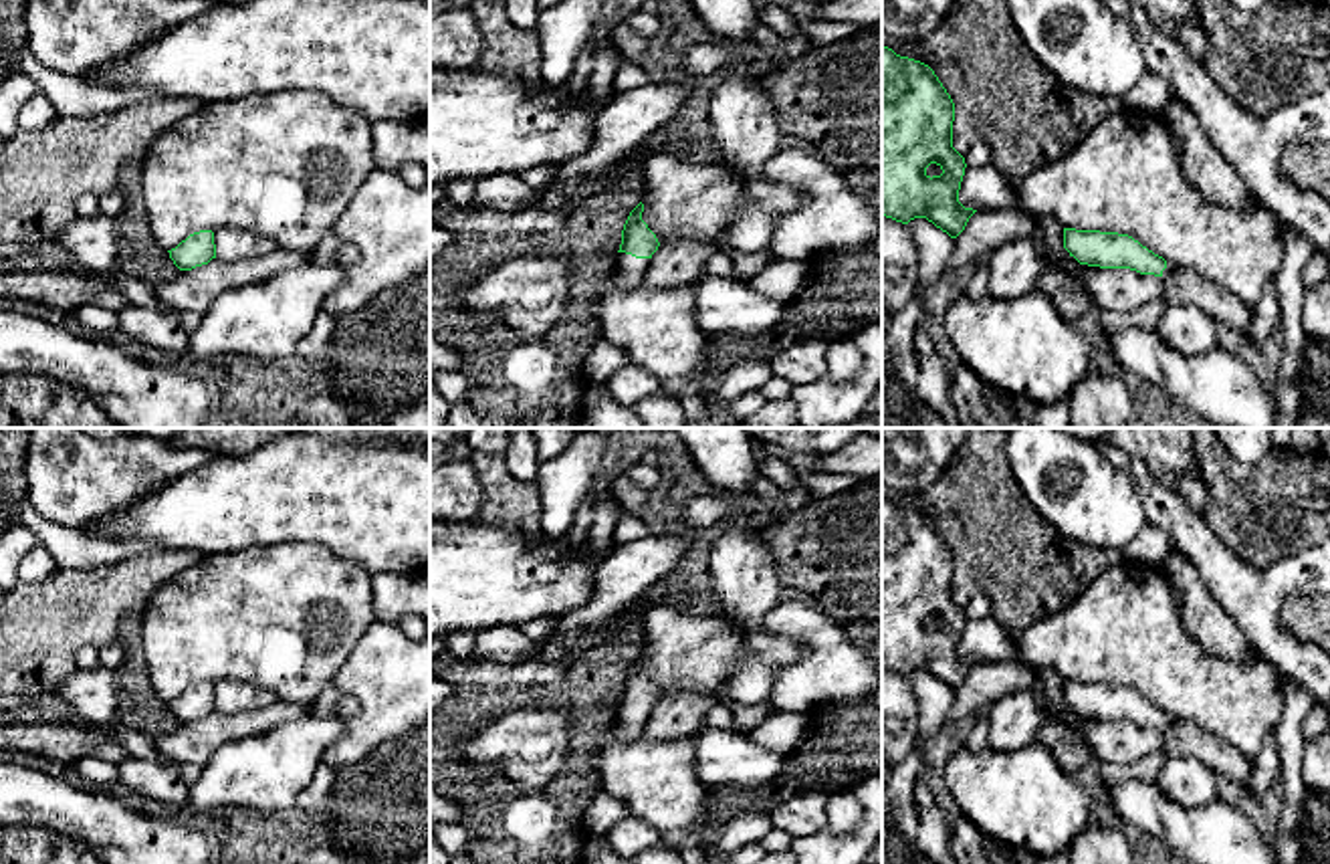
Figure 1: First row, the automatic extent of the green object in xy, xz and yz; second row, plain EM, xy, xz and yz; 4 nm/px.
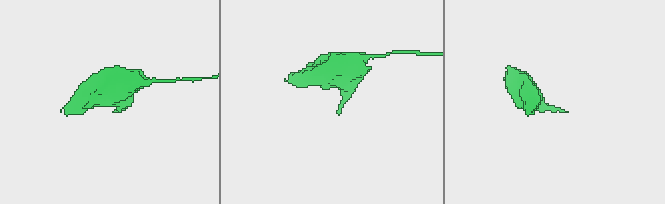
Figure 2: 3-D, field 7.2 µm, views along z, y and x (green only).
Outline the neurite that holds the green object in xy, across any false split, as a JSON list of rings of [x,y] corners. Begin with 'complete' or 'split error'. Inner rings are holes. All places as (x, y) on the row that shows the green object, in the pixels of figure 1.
complete; [[[194,232],[168,252],[180,271],[192,271],[196,266],[208,264],[212,258],[216,258],[214,232]]]

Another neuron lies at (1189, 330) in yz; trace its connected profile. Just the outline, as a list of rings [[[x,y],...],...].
[[[1171,305],[1156,333],[1169,347],[1185,355],[1201,355],[1219,345],[1217,321],[1195,305]]]

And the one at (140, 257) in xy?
[[[143,210],[137,214],[121,214],[117,218],[117,242],[117,271],[127,277],[157,287],[180,273],[170,258],[170,252],[155,242]]]

